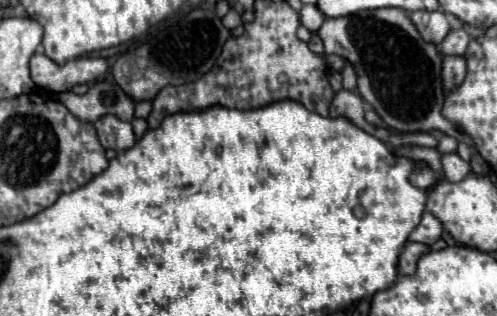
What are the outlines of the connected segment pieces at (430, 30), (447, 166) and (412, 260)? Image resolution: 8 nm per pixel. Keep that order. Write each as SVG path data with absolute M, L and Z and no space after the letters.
M416 10L410 14L412 22L416 24L418 32L422 34L424 40L432 40L436 46L440 44L440 40L444 40L444 36L450 32L450 26L448 26L448 20L446 20L446 14L442 10L434 10L434 12L428 12L428 10Z
M456 152L442 154L442 168L450 182L460 182L470 174L470 164L464 162Z
M408 242L402 256L400 256L400 276L406 276L406 274L414 274L416 272L416 264L420 260L420 256L424 256L426 252L430 252L430 246L426 244L418 244L418 242Z

